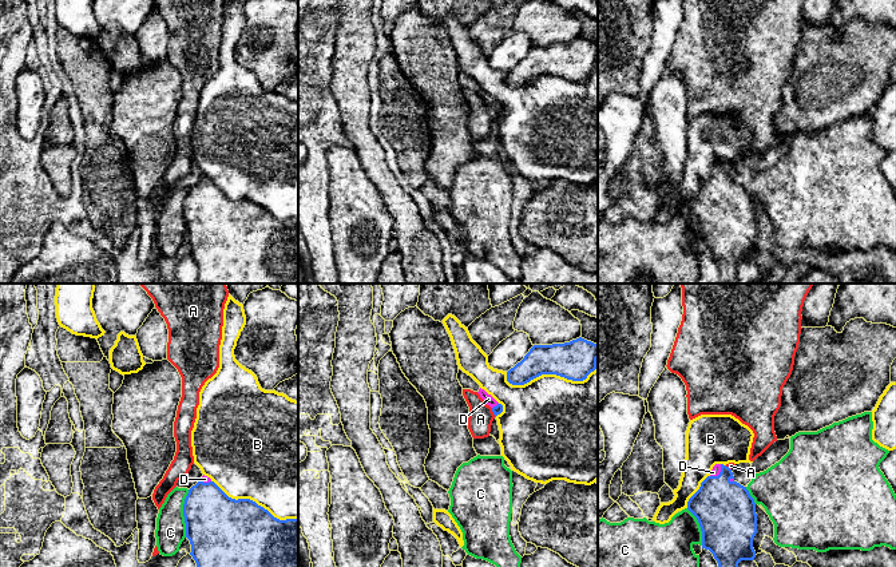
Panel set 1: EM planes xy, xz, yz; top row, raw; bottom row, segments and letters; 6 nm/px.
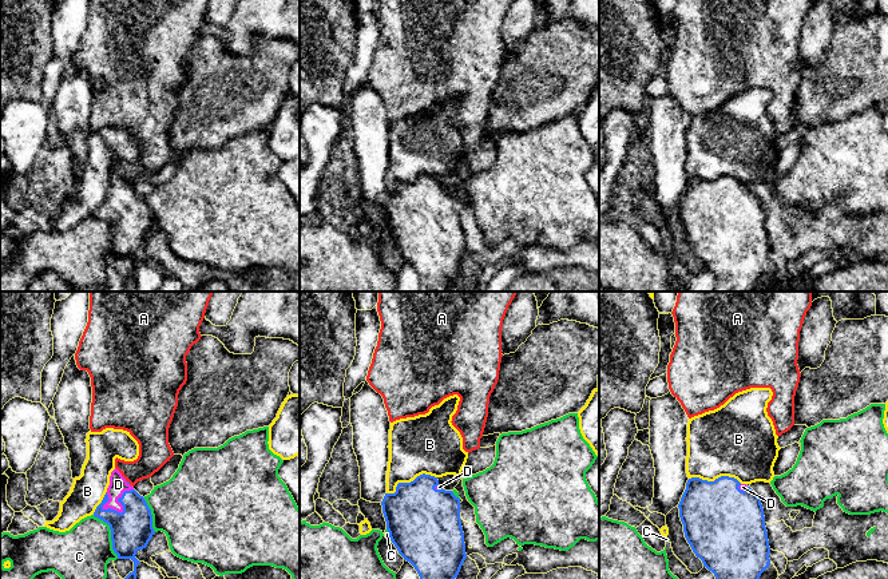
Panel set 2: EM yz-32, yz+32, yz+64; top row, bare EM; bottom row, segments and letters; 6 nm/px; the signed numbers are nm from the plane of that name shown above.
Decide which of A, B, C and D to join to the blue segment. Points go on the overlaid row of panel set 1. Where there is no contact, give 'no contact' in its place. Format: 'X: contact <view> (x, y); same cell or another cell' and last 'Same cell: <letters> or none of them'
A: contact xz (492, 411); another cell
B: contact xz (551, 373); another cell
C: contact xy (183, 514); another cell
D: contact yz (720, 474); same cell
Same cell: D

